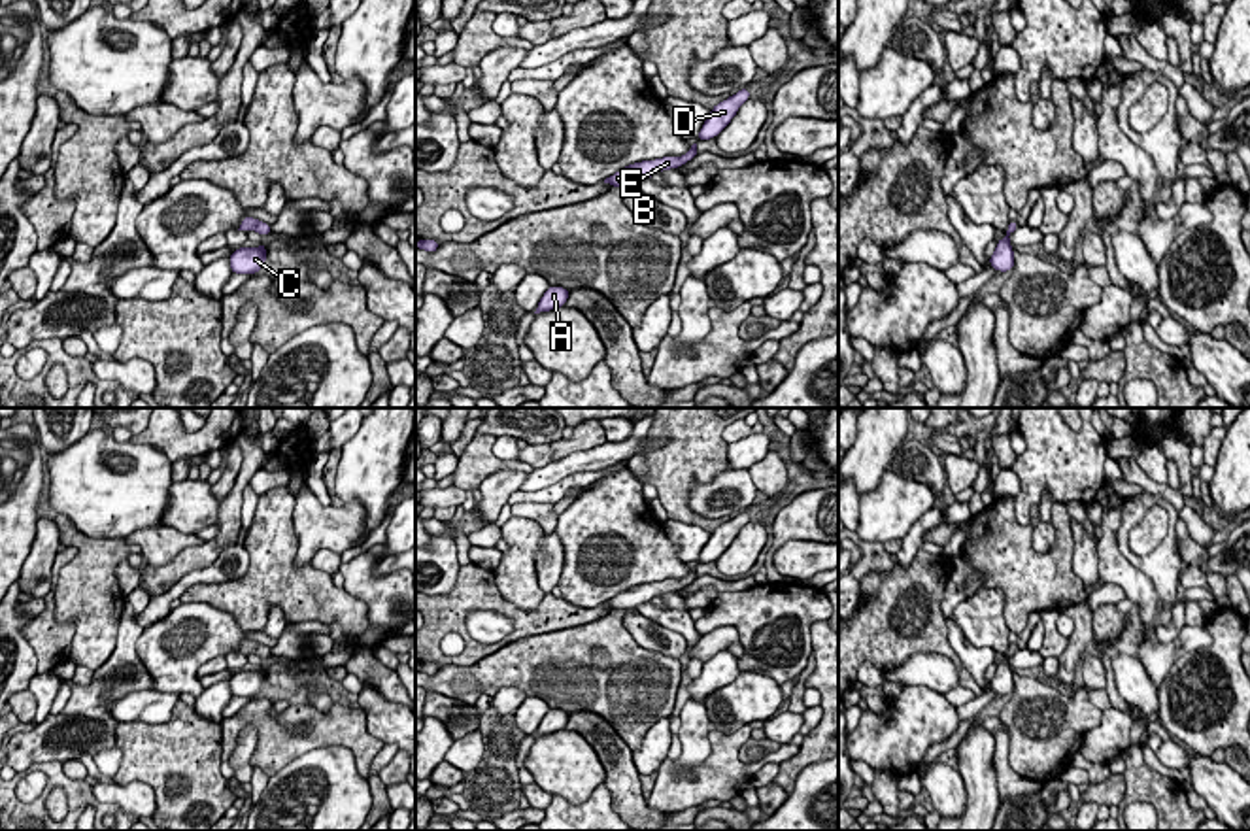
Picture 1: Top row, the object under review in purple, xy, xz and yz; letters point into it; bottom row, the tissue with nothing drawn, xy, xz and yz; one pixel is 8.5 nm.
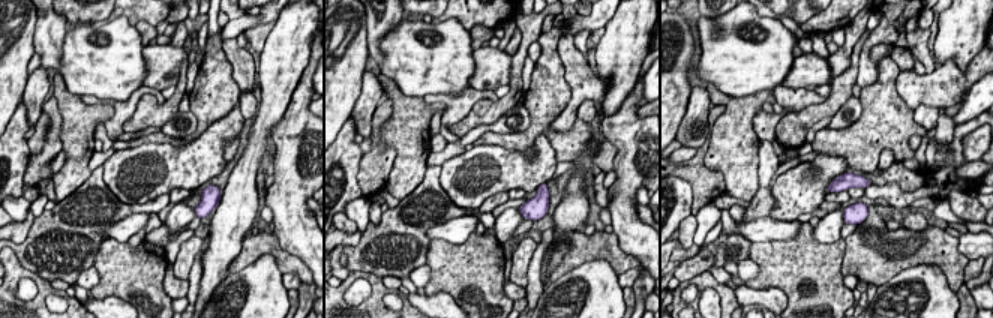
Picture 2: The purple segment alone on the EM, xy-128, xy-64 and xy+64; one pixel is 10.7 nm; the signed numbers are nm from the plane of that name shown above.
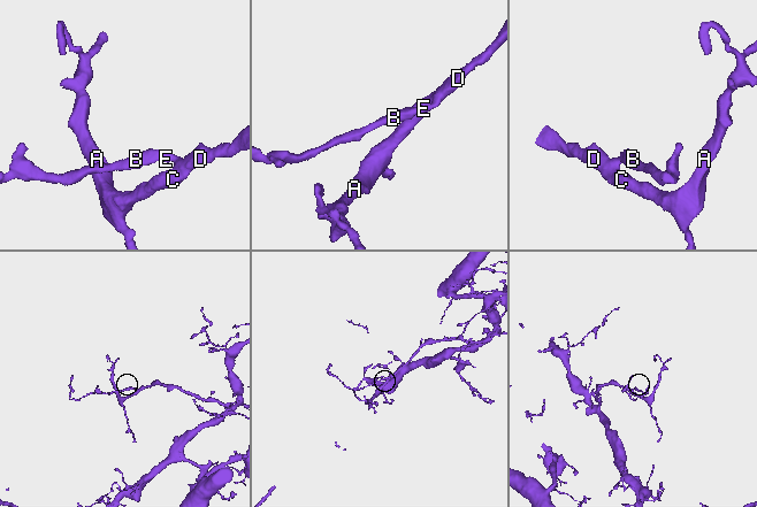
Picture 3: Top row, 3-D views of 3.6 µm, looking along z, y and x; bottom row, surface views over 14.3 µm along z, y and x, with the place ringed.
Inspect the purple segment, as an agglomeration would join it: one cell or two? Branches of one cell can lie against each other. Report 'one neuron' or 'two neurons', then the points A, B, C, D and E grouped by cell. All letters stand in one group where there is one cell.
one neuron; groups A B C D E

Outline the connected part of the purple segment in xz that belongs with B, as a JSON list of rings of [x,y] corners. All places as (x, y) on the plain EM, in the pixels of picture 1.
[[[697,567],[691,568],[691,572],[682,580],[663,580],[655,584],[642,584],[629,587],[616,595],[614,599],[606,601],[604,606],[612,610],[629,610],[636,608],[642,602],[651,601],[655,595],[680,591],[682,587],[689,585],[697,578]]]

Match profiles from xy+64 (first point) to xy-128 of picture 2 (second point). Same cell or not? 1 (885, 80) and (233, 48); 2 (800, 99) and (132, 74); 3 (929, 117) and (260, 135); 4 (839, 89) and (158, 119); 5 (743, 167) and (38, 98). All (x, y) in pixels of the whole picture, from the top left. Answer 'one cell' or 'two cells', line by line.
1: two cells
2: two cells
3: two cells
4: one cell
5: two cells

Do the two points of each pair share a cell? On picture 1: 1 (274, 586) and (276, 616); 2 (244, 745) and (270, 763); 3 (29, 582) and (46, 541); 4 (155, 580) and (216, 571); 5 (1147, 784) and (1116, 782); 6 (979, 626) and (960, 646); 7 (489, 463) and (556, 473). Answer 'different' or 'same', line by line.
1: different
2: different
3: same
4: different
5: different
6: different
7: different

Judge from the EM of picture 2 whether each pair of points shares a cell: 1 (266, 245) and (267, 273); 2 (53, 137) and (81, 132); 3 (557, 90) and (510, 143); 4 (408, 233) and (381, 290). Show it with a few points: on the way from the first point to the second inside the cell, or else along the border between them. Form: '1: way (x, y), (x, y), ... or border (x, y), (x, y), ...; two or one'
1: border (234, 272), (263, 255), (272, 255), (282, 275); two
2: border (56, 101), (60, 116), (60, 144), (63, 147); two
3: way (543, 105), (540, 123), (525, 138); one
4: border (381, 276), (372, 272), (351, 272), (345, 278); two

